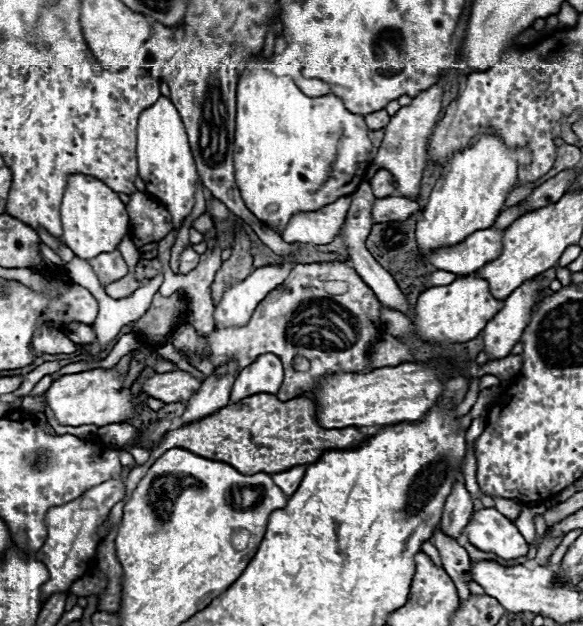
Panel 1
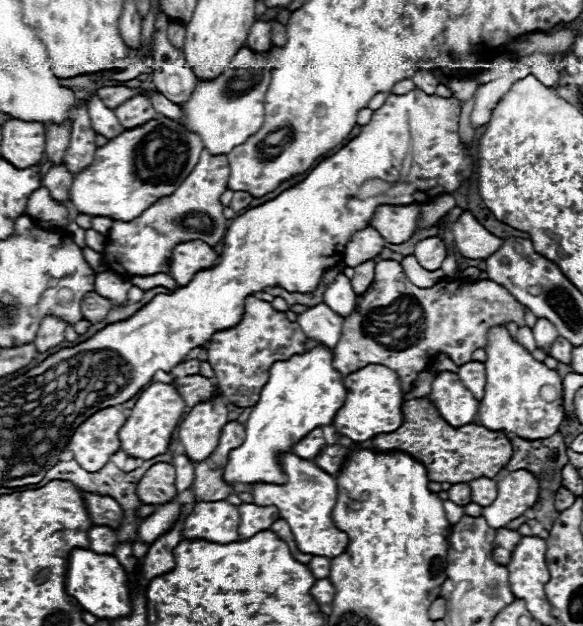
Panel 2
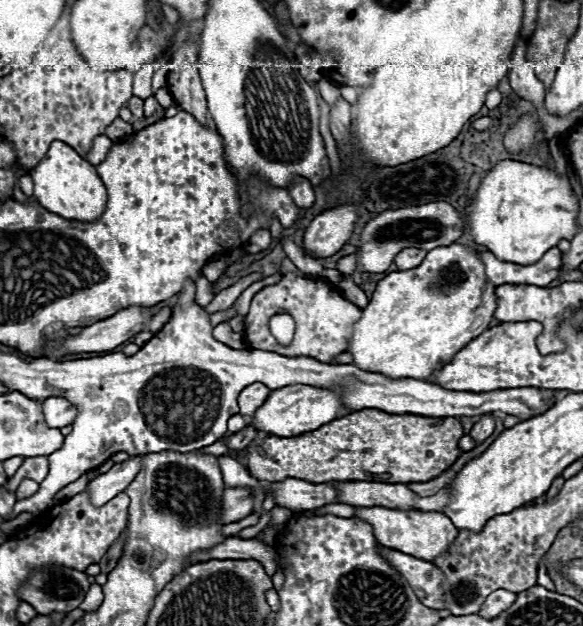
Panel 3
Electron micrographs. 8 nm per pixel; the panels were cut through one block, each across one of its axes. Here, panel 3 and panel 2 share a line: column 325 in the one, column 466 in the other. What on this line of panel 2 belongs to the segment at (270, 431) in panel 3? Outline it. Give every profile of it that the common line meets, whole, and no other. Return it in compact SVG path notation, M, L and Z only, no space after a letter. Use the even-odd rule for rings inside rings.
M442 372L432 382L432 392L428 394L430 402L436 406L440 416L454 428L476 422L478 400L466 390L458 374Z

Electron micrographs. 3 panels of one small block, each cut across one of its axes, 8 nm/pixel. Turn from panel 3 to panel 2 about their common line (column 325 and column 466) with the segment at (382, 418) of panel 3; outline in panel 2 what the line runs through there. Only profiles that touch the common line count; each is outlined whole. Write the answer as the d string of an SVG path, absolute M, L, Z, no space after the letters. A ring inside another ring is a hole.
M428 398L406 400L402 404L402 416L402 426L390 434L378 434L378 438L372 438L372 448L376 452L404 452L412 456L426 466L432 482L460 484L480 476L494 478L512 456L512 444L502 430L492 432L478 424L452 428Z

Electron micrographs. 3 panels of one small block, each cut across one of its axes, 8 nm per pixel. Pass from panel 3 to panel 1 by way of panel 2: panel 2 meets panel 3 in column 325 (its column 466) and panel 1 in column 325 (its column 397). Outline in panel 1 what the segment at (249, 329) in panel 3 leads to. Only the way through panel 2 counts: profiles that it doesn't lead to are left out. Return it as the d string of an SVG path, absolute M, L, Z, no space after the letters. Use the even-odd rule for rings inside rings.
M314 262L298 264L292 274L258 304L244 326L220 328L208 334L206 342L214 366L234 360L242 370L260 354L276 354L284 364L280 400L292 400L300 396L300 390L310 392L324 374L364 372L370 366L372 346L382 334L380 302L356 270L344 262ZM296 356L304 356L310 362L306 372L294 370L292 358Z

